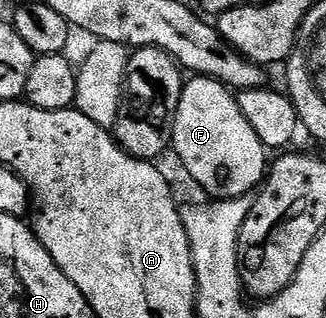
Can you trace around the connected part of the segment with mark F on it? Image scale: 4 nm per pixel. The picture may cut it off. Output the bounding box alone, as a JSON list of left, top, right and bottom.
[172,75,268,200]

